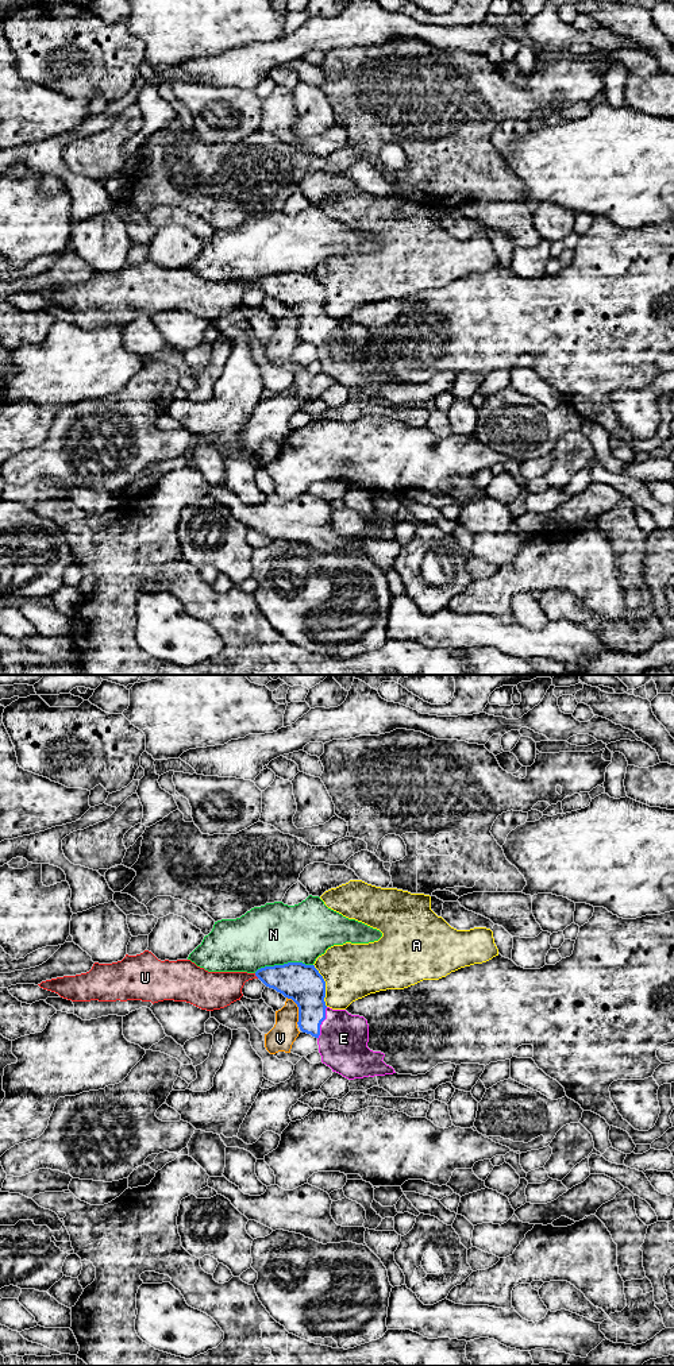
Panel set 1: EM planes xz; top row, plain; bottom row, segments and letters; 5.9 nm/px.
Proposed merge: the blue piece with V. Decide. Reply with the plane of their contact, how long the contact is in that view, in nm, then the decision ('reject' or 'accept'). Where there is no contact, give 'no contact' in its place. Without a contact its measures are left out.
contact in xz; length 180 nm; reject

